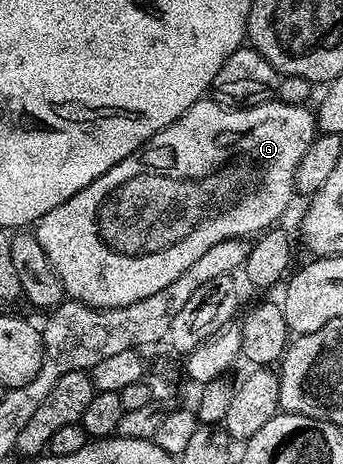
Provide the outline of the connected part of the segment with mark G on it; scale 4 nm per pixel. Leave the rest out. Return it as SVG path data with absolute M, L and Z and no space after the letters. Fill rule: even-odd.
M212 98L199 99L195 102L195 106L188 108L175 123L152 136L140 150L123 158L123 162L111 166L111 170L107 170L107 174L95 178L95 182L91 182L91 186L79 190L79 194L67 198L67 202L63 202L59 206L55 206L55 210L47 210L47 214L43 214L43 218L38 220L35 225L37 241L39 246L43 246L43 254L47 254L59 282L65 287L68 299L83 302L89 308L131 306L131 302L151 298L151 294L156 294L157 291L163 290L163 286L175 282L175 278L179 278L179 274L183 274L183 270L188 270L204 252L211 250L211 246L228 240L253 238L274 227L280 221L277 219L288 210L293 196L295 197L293 186L295 170L299 166L303 154L307 154L307 150L318 132L314 109L303 104L288 104L274 98L250 108L228 108L218 104Z

